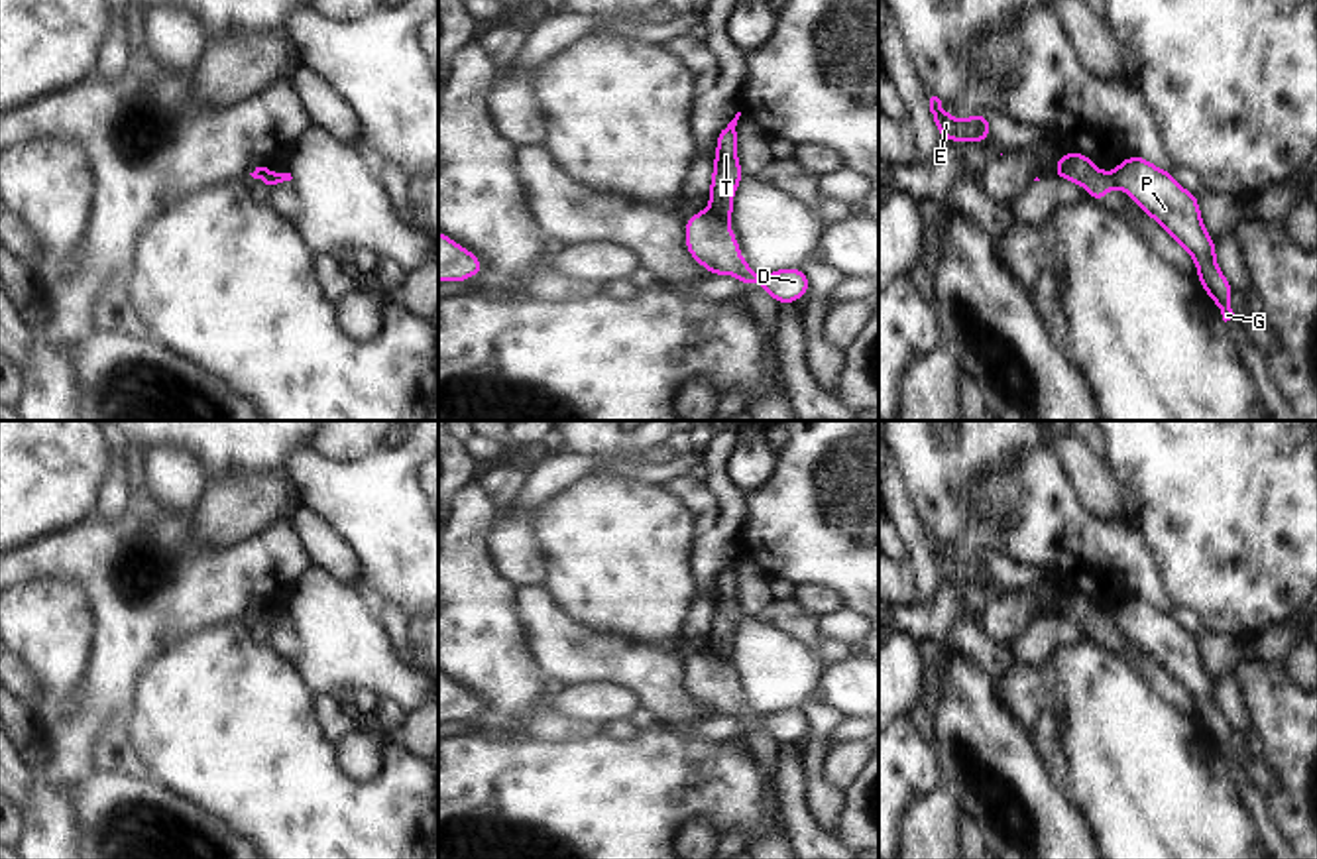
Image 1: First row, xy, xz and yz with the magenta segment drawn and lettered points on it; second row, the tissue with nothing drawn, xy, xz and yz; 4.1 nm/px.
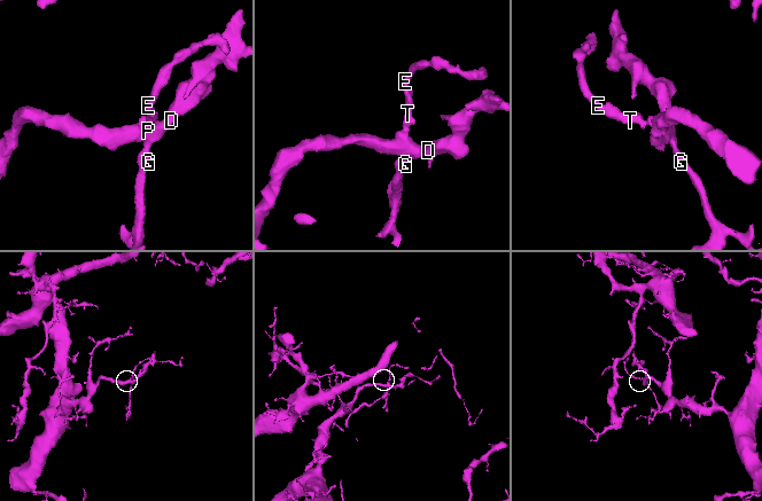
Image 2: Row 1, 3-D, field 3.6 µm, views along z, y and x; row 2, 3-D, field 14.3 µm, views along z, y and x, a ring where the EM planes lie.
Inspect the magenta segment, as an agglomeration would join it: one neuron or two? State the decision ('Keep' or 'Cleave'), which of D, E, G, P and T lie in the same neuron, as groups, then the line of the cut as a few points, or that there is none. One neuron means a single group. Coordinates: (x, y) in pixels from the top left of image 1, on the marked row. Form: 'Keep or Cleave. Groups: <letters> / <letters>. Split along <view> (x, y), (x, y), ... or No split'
Cleave. Groups: D G P / E T. Split along xz (710, 213), (728, 223)

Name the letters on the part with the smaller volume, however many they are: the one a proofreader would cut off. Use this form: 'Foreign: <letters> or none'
Foreign: E, T

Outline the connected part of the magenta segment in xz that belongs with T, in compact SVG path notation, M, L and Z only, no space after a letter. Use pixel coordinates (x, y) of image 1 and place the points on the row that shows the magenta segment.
M741 112L717 134L717 155L714 161L714 181L710 187L712 214L729 222L733 208L731 199L737 183L745 177L741 171L735 151L737 151L737 120Z

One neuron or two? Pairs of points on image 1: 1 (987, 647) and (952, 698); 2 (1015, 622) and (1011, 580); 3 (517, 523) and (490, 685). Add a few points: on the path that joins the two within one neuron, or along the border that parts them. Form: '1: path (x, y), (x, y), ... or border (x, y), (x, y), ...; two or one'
1: border (944, 641), (958, 653), (977, 661), (995, 683); two
2: border (1042, 584), (1025, 584), (1003, 594); two
3: border (490, 537), (490, 561), (515, 588); two

